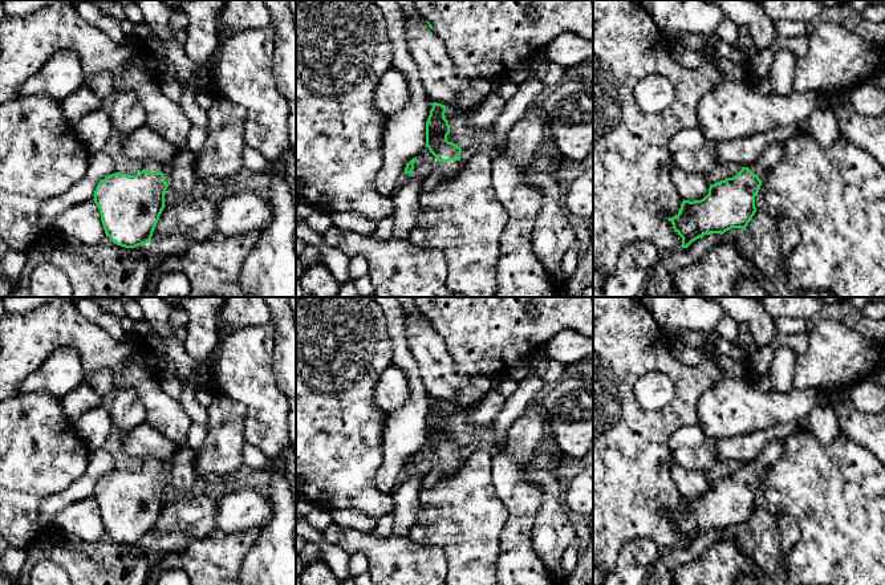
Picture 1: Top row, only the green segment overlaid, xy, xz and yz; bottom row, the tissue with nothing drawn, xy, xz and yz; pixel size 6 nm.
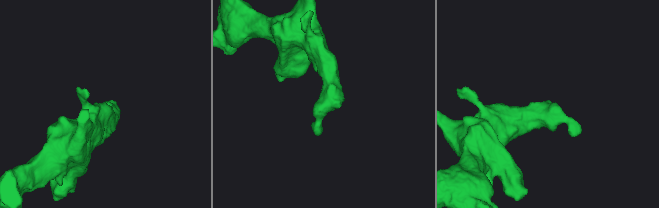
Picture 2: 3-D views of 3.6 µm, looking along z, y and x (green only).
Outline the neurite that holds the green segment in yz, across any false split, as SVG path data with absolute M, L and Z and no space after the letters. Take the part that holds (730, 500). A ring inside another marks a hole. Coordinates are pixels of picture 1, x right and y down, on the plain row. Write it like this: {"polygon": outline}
{"polygon": "M770 439L750 464L742 464L735 474L710 482L703 496L683 496L679 509L667 516L682 535L682 545L705 532L744 527L756 509L755 493L762 476L783 454L783 439Z"}

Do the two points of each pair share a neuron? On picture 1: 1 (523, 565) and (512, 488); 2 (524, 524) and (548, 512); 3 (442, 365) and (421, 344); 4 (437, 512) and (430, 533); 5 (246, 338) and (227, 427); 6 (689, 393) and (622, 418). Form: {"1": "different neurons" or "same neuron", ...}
{"1": "same neuron", "2": "different neurons", "3": "same neuron", "4": "same neuron", "5": "different neurons", "6": "same neuron"}

